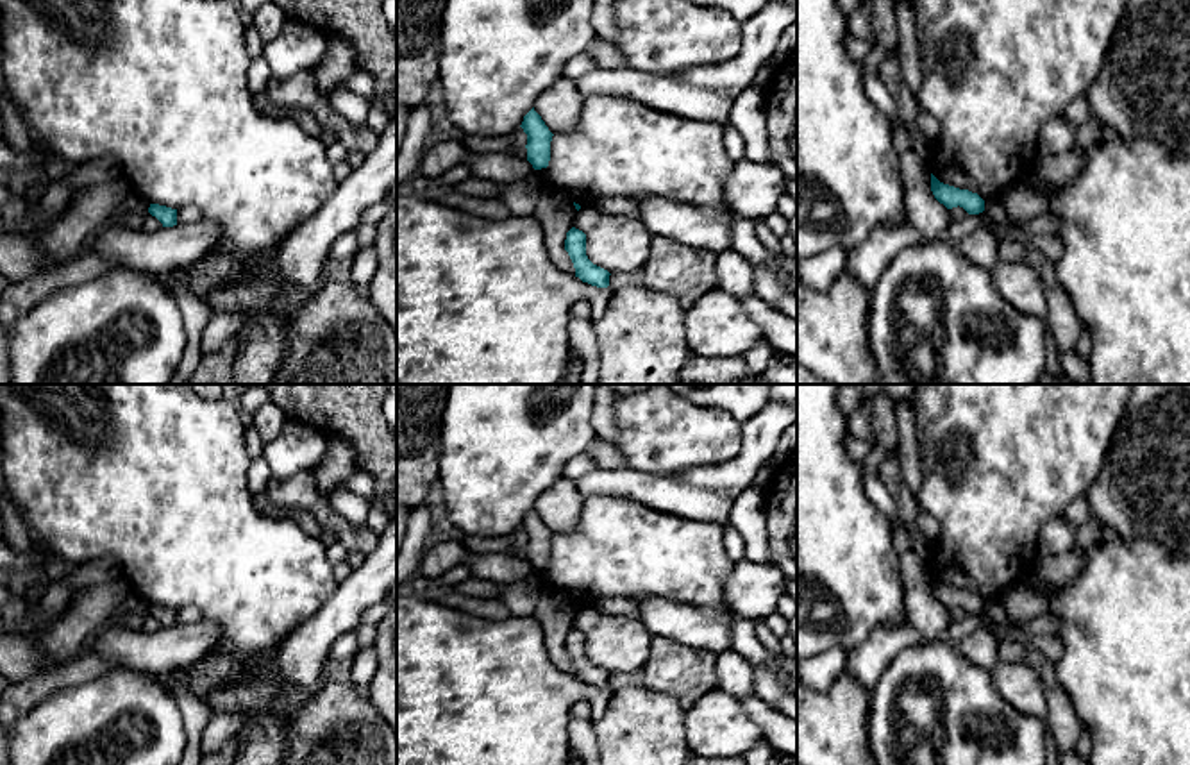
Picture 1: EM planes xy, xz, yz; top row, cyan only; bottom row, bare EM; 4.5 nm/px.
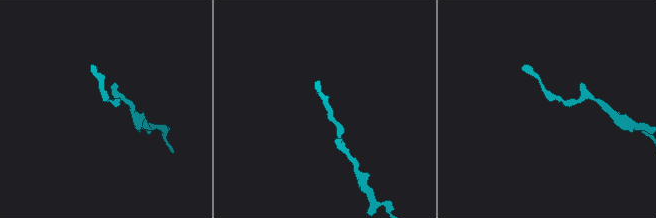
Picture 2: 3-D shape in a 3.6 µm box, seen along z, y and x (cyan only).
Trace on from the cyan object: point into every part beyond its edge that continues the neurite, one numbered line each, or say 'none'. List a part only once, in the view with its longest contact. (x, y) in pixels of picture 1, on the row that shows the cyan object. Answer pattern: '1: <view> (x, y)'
none

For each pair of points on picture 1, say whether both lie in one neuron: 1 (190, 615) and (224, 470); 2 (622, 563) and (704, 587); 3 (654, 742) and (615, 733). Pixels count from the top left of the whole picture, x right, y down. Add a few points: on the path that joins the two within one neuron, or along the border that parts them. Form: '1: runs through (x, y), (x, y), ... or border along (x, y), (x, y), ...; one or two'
1: border along (177, 608), (195, 606), (204, 617); two
2: runs through (642, 563), (681, 563), (685, 567); one
3: runs through (645, 742), (640, 737), (624, 737); one

